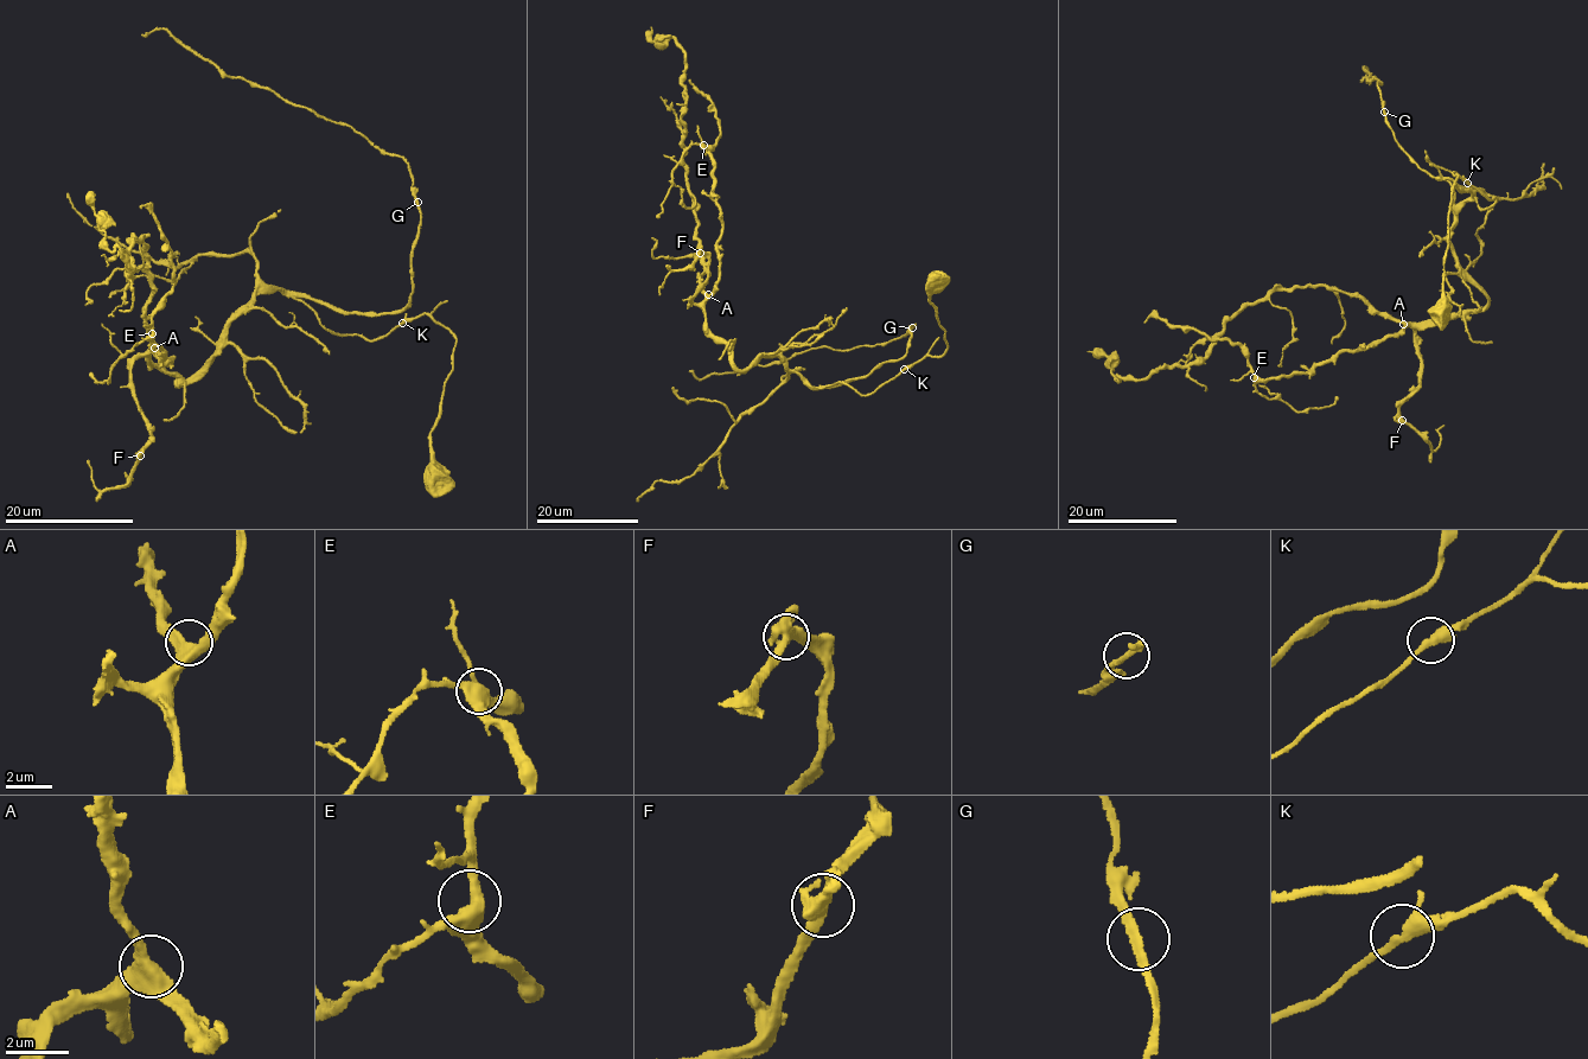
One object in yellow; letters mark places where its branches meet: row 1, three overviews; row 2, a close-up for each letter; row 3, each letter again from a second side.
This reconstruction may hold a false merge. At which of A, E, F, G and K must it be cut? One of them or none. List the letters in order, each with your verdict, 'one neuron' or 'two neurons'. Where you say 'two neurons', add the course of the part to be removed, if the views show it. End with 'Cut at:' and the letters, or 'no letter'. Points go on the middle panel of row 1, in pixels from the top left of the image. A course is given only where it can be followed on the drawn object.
A: one neuron
E: one neuron
F: one neuron
G: one neuron
K: one neuron
Cut at: no letter

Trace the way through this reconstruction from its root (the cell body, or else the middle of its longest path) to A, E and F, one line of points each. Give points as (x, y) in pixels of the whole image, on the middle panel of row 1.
A: (933, 282), (929, 301), (946, 349), (869, 395), (814, 387), (775, 355), (738, 369), (707, 326), (708, 294)
E: (933, 282), (946, 349), (869, 395), (814, 387), (775, 355), (738, 369), (706, 319), (722, 216), (703, 145)
F: (933, 282), (945, 351), (860, 394), (814, 387), (775, 355), (738, 369), (690, 301), (707, 276), (700, 253)

